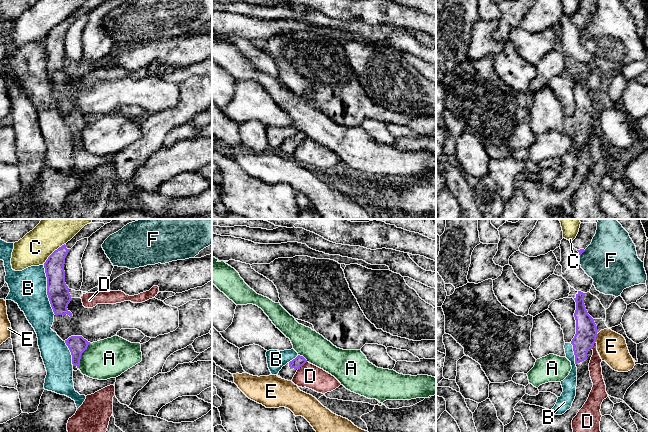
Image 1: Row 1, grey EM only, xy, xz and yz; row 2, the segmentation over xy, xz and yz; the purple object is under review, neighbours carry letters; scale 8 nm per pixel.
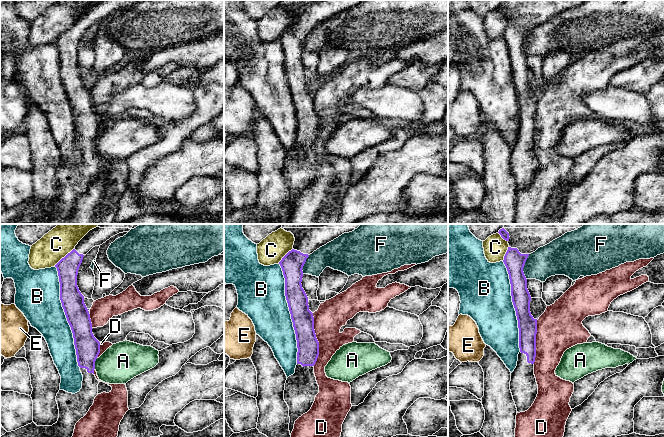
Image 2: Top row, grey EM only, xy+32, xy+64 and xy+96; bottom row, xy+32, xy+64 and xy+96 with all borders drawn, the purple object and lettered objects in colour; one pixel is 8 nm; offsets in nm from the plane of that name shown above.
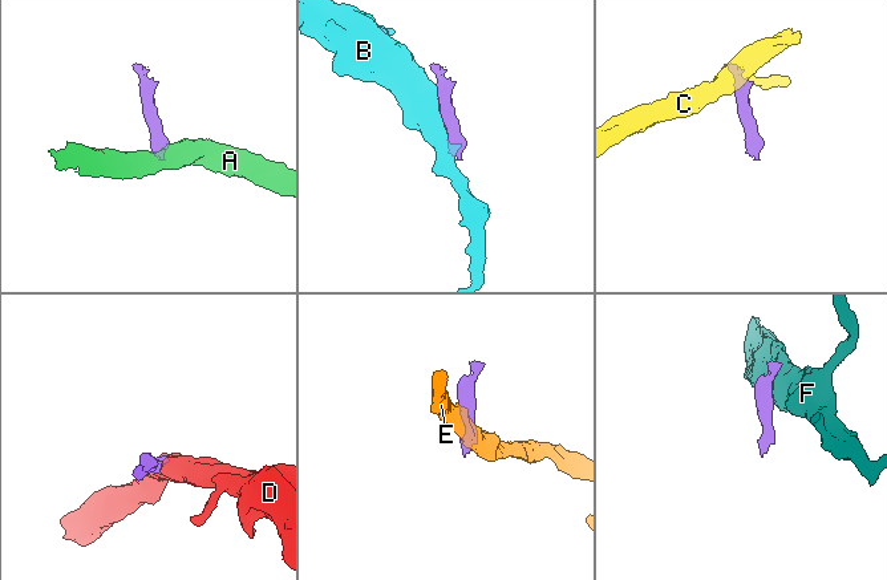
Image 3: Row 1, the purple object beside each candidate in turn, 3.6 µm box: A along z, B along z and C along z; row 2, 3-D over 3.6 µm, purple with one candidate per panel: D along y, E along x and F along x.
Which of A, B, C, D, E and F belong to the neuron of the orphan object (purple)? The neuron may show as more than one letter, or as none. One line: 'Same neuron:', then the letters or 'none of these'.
Same neuron: none of these

